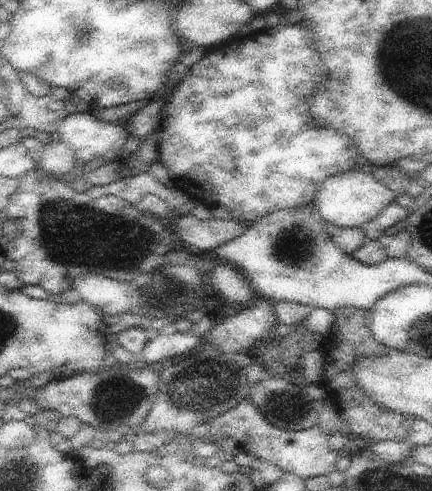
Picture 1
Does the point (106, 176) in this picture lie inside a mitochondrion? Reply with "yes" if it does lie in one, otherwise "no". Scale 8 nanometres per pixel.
no

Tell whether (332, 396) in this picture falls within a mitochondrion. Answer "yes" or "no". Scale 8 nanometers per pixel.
no

